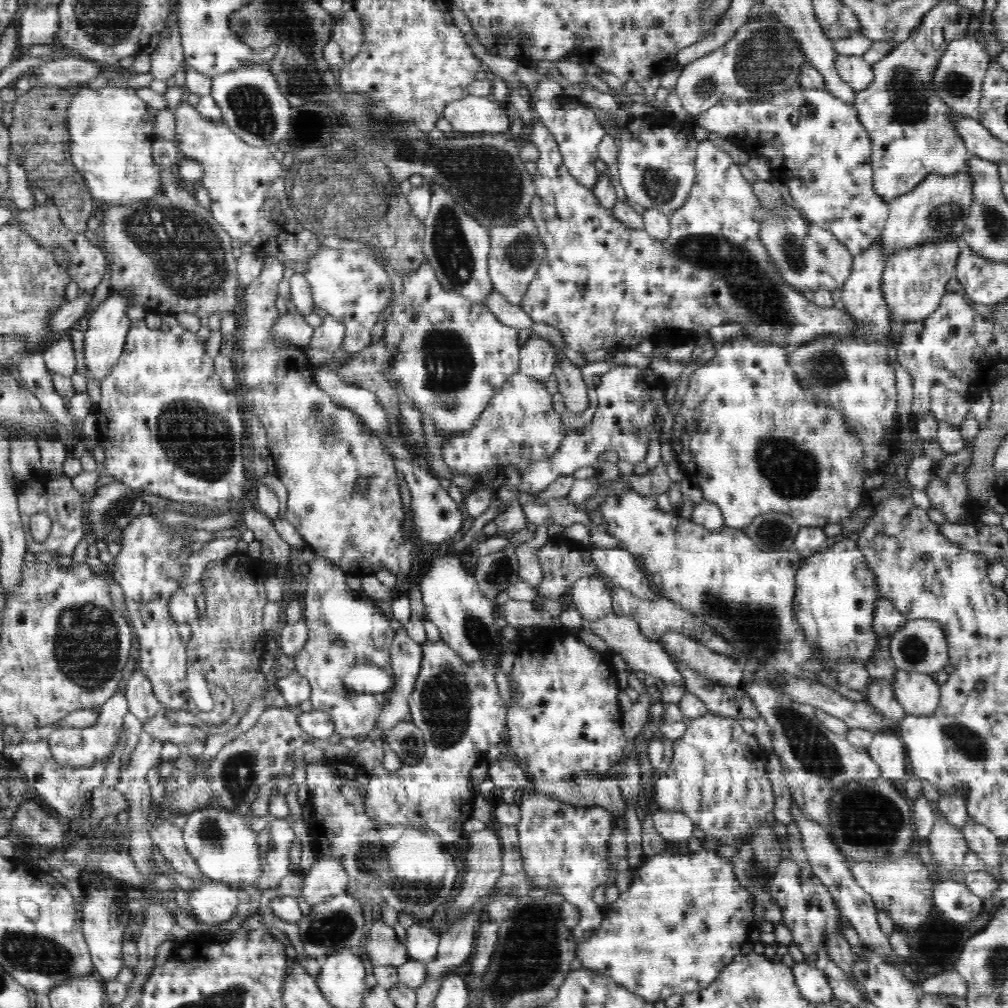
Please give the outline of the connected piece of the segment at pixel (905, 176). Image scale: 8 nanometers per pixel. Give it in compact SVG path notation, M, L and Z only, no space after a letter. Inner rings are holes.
M940 2L904 42L871 66L871 85L855 94L853 106L872 139L874 190L887 203L912 190L928 174L958 174L969 161L966 145L950 123L952 109L934 93L932 76L947 44L967 35L972 16L973 11L957 2Z

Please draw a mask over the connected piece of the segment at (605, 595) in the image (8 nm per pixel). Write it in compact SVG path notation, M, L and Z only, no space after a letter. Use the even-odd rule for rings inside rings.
M581 576L570 590L570 600L576 604L580 616L590 621L603 619L612 610L612 595L605 578L596 576Z

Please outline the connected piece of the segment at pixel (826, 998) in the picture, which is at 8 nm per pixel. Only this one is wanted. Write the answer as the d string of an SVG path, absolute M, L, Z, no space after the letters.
M795 963L791 968L794 973L797 988L804 999L813 1003L830 1002L833 991L826 975L808 963Z

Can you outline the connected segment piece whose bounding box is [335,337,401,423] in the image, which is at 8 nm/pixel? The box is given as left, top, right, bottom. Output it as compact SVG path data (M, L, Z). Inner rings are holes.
M380 338L371 342L366 348L355 353L353 359L345 360L337 374L348 384L367 388L376 394L380 404L390 416L394 416L396 423L400 423L400 408L398 397L391 384L385 380L386 370L390 366L391 351L388 349L388 341Z

